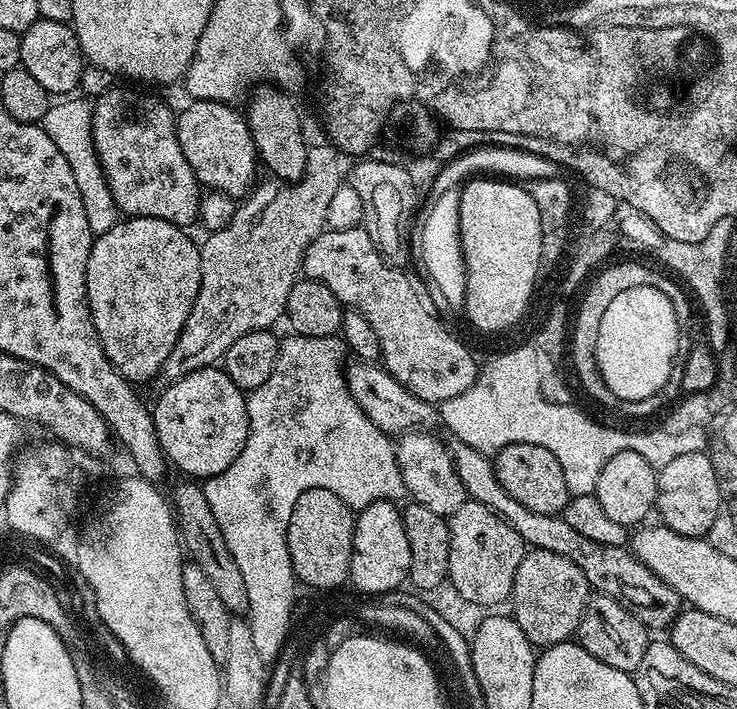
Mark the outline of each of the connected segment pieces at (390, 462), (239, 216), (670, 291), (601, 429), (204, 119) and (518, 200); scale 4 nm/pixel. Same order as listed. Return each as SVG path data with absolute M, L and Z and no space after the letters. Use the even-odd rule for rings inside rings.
M285 335L280 342L278 362L274 362L274 374L270 374L262 386L247 393L248 437L242 454L230 462L226 471L207 477L202 484L210 510L217 519L218 529L246 581L246 594L250 594L246 619L254 634L254 646L262 662L267 665L280 660L285 651L288 627L293 627L294 609L298 604L298 581L287 556L286 542L294 502L298 502L306 490L321 488L330 490L330 494L338 494L338 498L342 498L349 508L359 510L379 500L399 501L399 496L403 497L406 492L398 470L395 443L389 433L374 426L362 406L358 406L352 397L346 379L344 356L344 341L336 336Z
M313 143L309 147L308 165L300 181L280 182L277 185L261 183L247 197L244 203L248 204L241 203L237 207L232 221L222 230L211 233L205 244L199 245L198 298L190 310L190 318L186 318L186 326L182 326L182 334L178 334L178 342L174 342L174 350L170 350L164 363L162 376L165 376L165 381L181 380L186 378L186 374L194 374L194 370L213 367L217 362L223 361L226 350L230 350L230 346L234 346L234 341L242 338L242 334L250 334L253 330L263 328L271 329L272 323L287 313L290 290L296 285L302 272L304 252L310 242L314 242L314 238L325 231L330 198L334 198L334 190L338 190L342 183L340 168L336 162L338 152L331 143L323 143Z
M636 262L630 264L612 264L601 267L599 271L591 277L590 283L583 289L582 295L579 297L580 305L574 311L574 319L570 325L570 340L575 345L574 367L580 370L580 376L584 378L580 386L583 391L589 392L594 399L606 407L612 407L614 411L621 412L624 416L648 416L651 412L656 412L660 408L659 399L650 400L620 400L618 394L614 394L606 386L606 382L600 373L598 366L598 358L596 357L596 347L598 346L598 326L602 322L602 314L606 314L606 309L610 306L610 302L614 302L614 298L618 298L618 294L622 294L622 290L630 290L634 286L654 286L658 290L662 290L670 298L670 302L674 306L677 314L683 314L687 309L683 296L677 292L676 288L667 280L660 279L660 276L652 275L652 272L645 271Z
M513 346L509 352L504 352L501 356L496 356L488 365L479 369L474 386L466 390L466 394L458 394L458 398L450 398L445 404L439 405L438 412L444 419L444 424L457 437L459 443L470 446L474 450L485 454L495 454L507 444L533 444L534 446L546 446L554 458L558 458L558 466L562 466L562 474L566 478L566 486L572 496L590 496L596 491L598 474L602 474L602 466L614 458L614 454L623 452L633 452L642 454L650 466L660 469L666 466L666 462L672 460L672 444L656 444L652 440L648 430L641 432L623 432L620 428L607 428L604 424L599 424L596 420L591 420L584 412L579 412L572 405L566 402L561 407L548 407L536 396L536 373L537 364L533 359L533 353L523 351L519 346Z
M192 100L184 109L179 109L176 117L176 133L178 146L182 146L182 154L186 154L186 162L190 162L190 170L194 170L198 183L214 192L221 192L233 198L244 198L257 183L258 153L252 140L252 132L248 129L245 113L232 107L236 106L222 100Z
M473 178L460 188L460 237L462 238L462 250L464 251L464 261L466 262L466 298L464 299L463 311L468 312L468 320L476 328L481 328L484 332L500 332L503 328L508 328L511 324L516 324L524 316L524 311L528 308L528 303L533 303L533 294L538 288L538 277L542 271L542 246L544 232L542 223L539 221L538 207L534 204L534 199L526 192L523 186L516 182L509 182L504 178Z

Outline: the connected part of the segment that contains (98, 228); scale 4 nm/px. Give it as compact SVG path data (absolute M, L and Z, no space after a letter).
M78 96L57 99L51 103L40 125L70 164L74 182L78 182L78 192L82 195L82 206L86 206L86 222L90 222L90 230L93 234L110 230L118 222L118 209L108 189L108 183L104 180L100 160L96 158L92 138L91 103Z

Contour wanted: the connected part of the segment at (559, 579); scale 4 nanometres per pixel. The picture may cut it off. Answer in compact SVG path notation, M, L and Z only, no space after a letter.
M533 548L525 551L522 562L518 562L512 583L510 612L518 622L522 634L526 634L528 641L537 649L543 650L553 644L571 641L577 635L589 599L586 574L582 574L582 570L578 570L570 558L554 554L554 550Z

